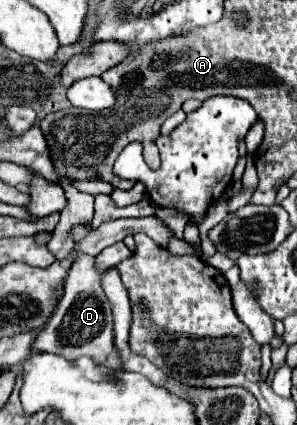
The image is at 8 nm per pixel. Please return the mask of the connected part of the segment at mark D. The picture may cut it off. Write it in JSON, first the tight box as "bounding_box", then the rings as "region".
{"bounding_box":[34,254,114,364],"region":[[[80,254],[66,278],[64,296],[58,304],[58,310],[42,328],[42,332],[38,332],[38,340],[34,340],[34,352],[50,352],[64,356],[66,360],[88,356],[96,364],[104,364],[108,354],[114,350],[114,316],[110,302],[100,288],[100,278],[102,274],[96,272],[94,258]]]}

